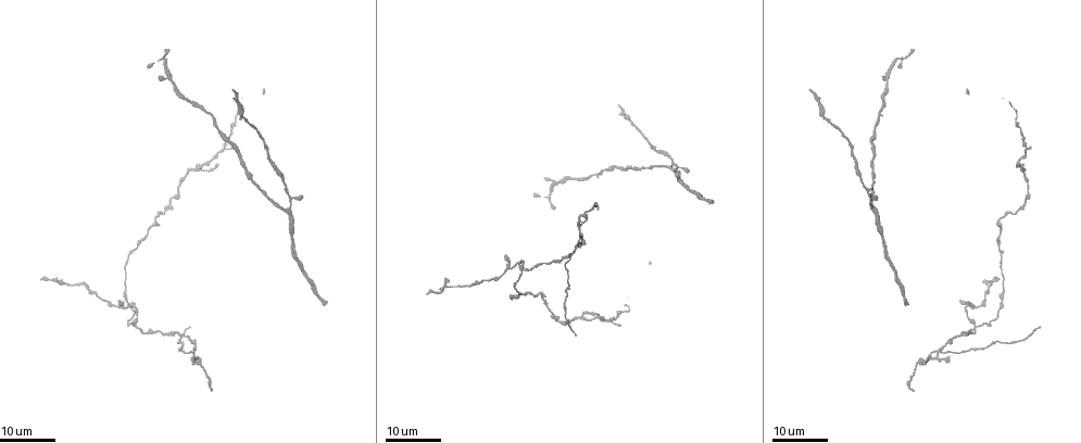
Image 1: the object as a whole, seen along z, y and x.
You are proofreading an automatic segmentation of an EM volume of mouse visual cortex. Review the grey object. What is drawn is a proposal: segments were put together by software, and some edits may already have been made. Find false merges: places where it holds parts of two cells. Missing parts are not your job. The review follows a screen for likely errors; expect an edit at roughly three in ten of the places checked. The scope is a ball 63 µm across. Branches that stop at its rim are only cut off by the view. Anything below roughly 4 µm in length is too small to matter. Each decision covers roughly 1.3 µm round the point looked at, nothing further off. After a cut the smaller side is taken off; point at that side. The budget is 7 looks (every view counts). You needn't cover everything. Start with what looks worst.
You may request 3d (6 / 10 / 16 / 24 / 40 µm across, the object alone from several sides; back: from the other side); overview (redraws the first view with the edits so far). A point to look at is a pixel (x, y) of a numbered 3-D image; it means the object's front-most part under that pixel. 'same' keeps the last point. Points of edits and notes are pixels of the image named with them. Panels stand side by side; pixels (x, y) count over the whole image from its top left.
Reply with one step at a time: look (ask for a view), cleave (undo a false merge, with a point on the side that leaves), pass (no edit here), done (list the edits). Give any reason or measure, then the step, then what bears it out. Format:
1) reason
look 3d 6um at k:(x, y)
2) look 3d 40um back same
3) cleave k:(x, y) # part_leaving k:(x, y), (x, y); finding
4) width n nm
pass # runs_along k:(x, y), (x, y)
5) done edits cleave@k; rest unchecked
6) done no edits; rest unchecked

four-way junction
look 3d 16um at 1:(938, 351)

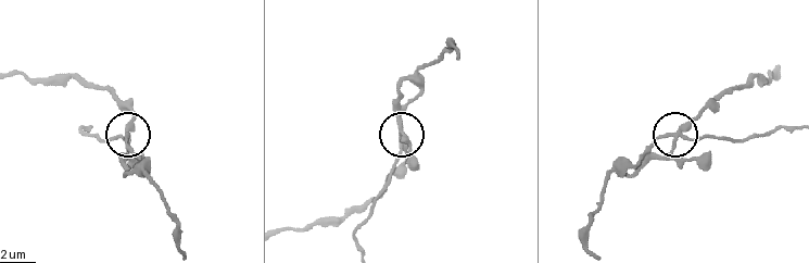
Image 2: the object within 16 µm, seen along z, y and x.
look 3d 6um at 2:(682, 134)

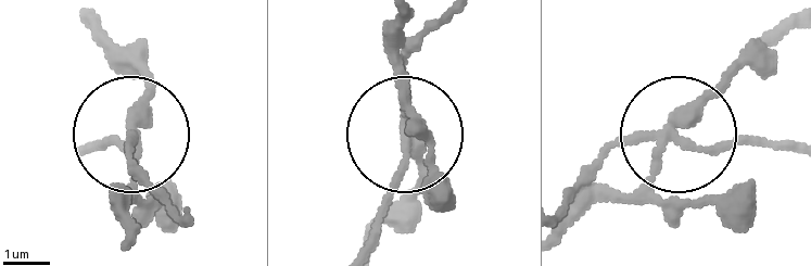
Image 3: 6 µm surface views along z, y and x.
width 260 nm
pass # all the same cell

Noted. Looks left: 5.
branch point
look 3d 24um at 1:(873, 210)

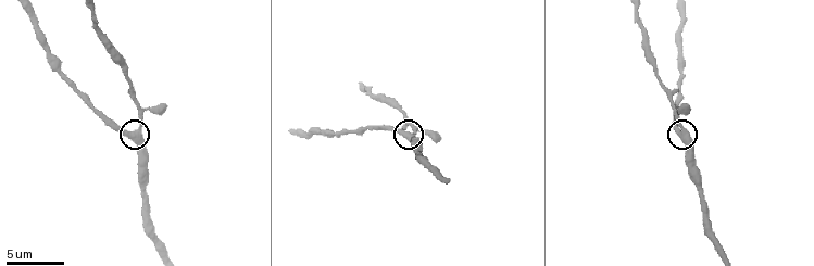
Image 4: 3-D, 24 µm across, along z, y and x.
closer look
look 3d 6um at 4:(138, 130)

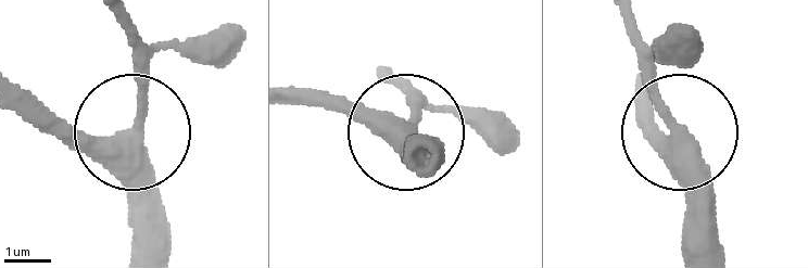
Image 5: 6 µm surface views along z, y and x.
side_arm 21 um
pass # runs_along 5:(294, 100), (329, 100), (411, 135); all the same cell

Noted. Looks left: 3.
three-way junction
look 3d 24um at 1:(520, 268)

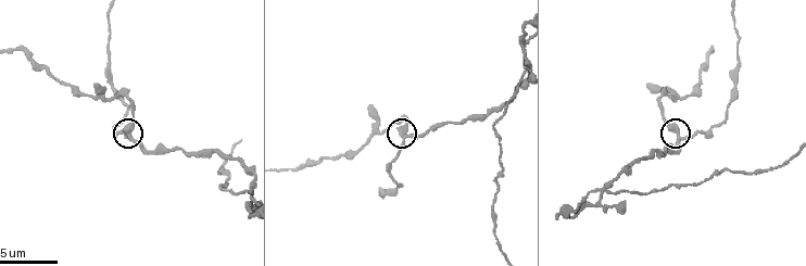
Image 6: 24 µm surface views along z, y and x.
look 3d 6um at 6:(404, 136)

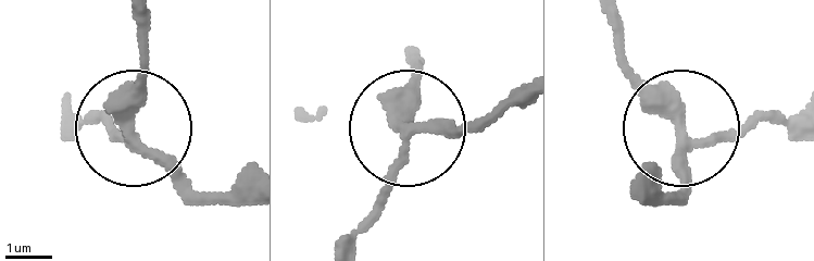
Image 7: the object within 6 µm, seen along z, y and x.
look 3d 6um back at 7:(130, 129)

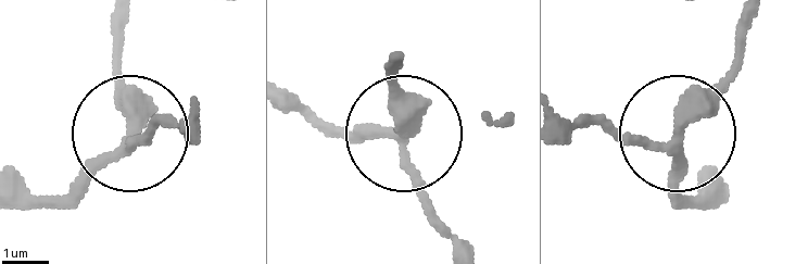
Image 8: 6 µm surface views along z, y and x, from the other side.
arms 3
pass # runs_along 8:(560, 115), (666, 142), (743, 45); all the same cell

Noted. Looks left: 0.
done no edits; rest unchecked

